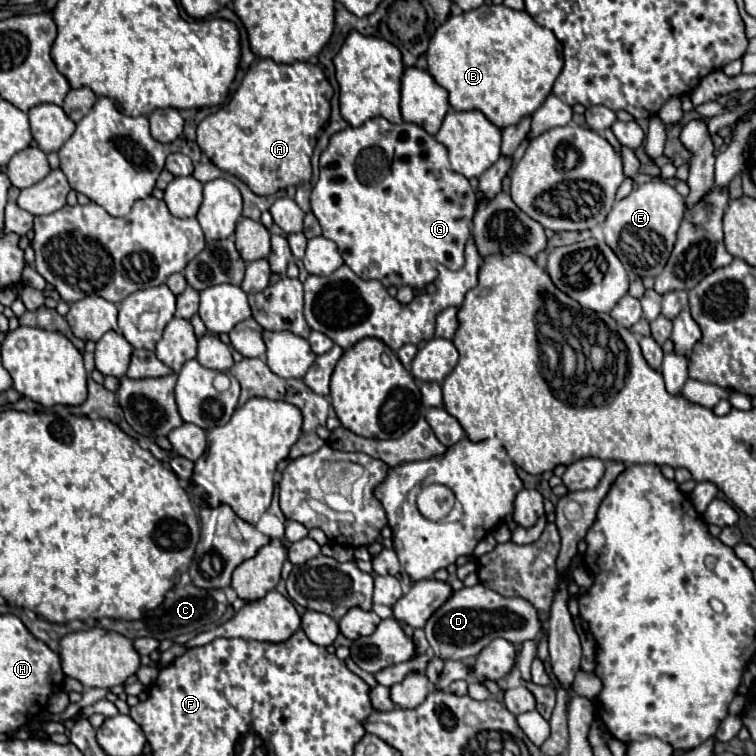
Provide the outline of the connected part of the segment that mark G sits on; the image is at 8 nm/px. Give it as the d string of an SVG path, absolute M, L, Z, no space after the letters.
M383 117L369 119L361 127L347 127L331 137L329 147L321 153L319 181L311 191L311 211L323 229L323 237L337 243L337 249L339 249L345 265L349 265L355 275L359 275L365 281L379 281L385 289L389 289L389 287L399 289L399 287L409 285L413 291L423 291L427 285L431 285L437 279L437 265L445 265L447 269L461 269L463 267L463 251L465 251L465 245L471 237L471 221L473 221L475 207L477 207L475 189L471 187L469 179L461 177L459 173L453 173L449 169L447 149L441 143L437 143L433 135L425 133L425 129L421 129L419 125L413 125L413 123L393 125L393 123L385 121Z

